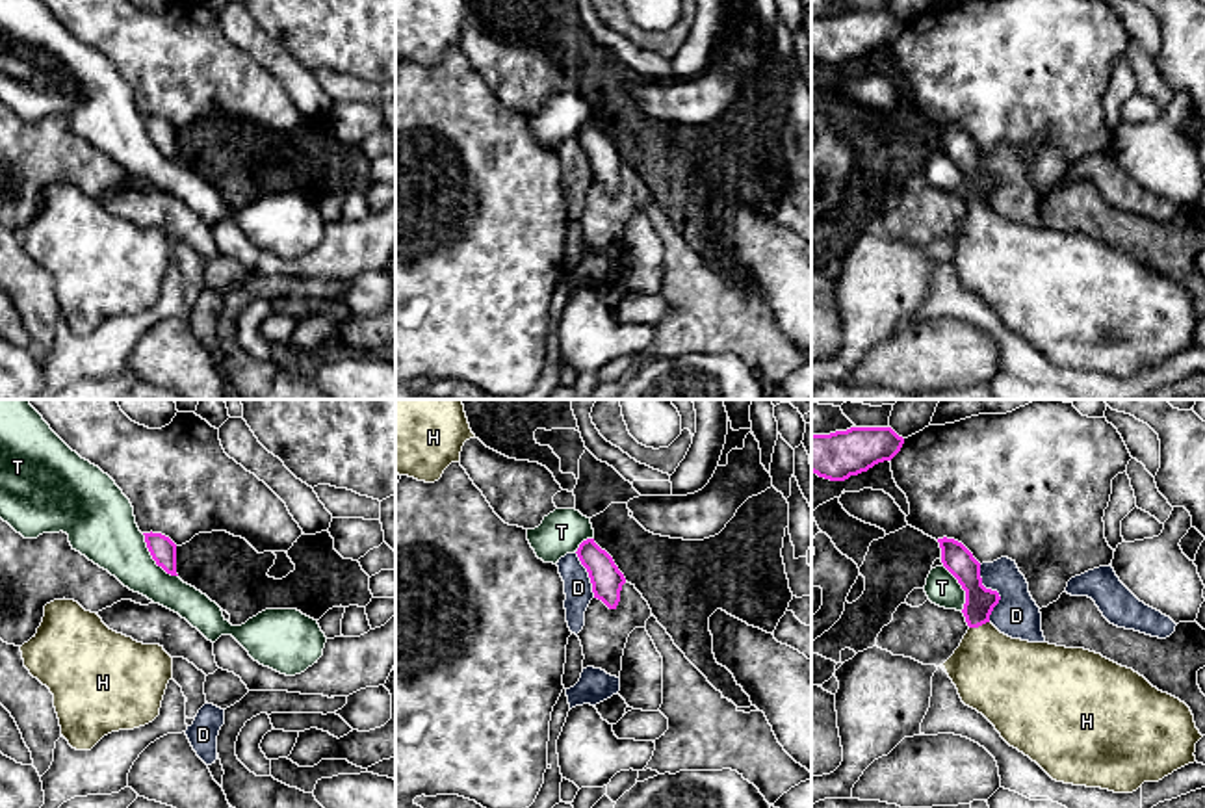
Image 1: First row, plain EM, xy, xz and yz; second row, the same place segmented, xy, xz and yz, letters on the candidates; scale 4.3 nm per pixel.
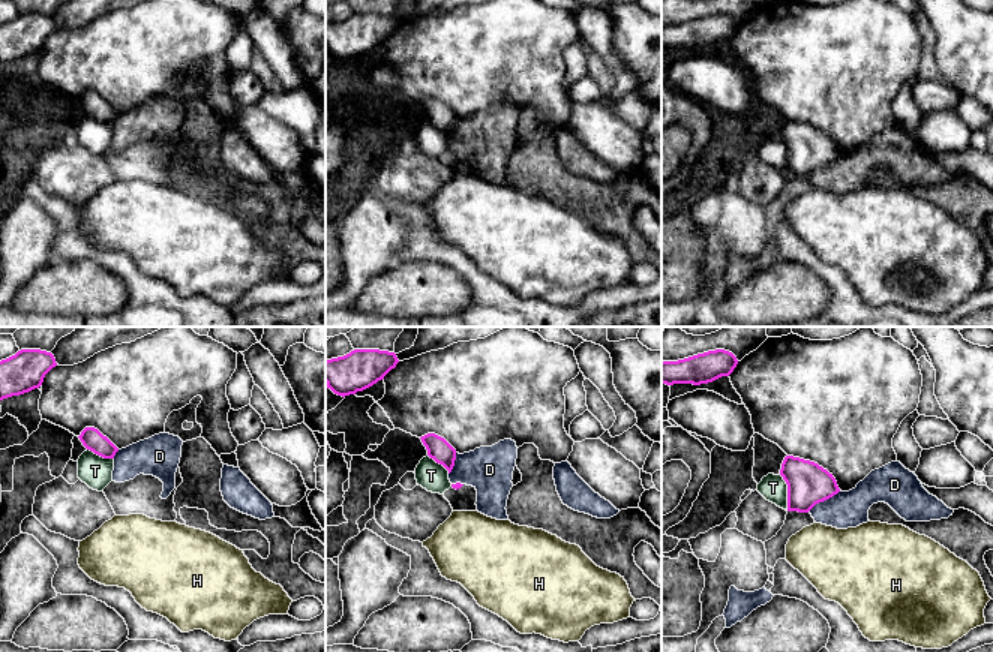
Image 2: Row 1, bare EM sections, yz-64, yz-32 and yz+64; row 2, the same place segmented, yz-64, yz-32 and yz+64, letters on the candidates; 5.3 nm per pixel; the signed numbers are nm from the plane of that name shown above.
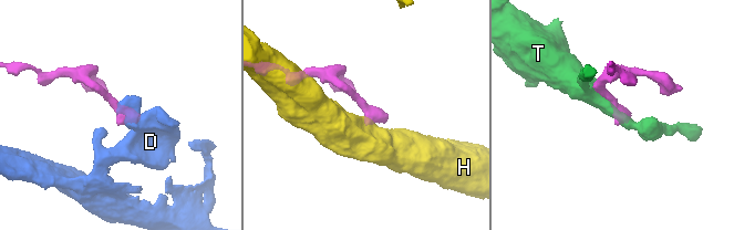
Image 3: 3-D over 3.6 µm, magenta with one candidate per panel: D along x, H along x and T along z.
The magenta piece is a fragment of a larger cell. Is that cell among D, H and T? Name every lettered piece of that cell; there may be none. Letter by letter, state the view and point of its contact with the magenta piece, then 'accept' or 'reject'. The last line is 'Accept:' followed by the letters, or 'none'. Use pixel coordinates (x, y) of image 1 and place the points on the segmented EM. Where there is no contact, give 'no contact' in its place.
D: yz (996, 591) | reject
H: yz (979, 625) | accept
T: xy (153, 558) | reject
Accept: H

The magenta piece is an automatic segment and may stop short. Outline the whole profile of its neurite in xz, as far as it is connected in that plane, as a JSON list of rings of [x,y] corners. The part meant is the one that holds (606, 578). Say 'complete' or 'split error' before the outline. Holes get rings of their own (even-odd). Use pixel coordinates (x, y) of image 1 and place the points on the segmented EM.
complete | [[[594,539],[583,541],[576,554],[589,572],[594,598],[602,600],[609,609],[616,609],[626,578],[613,557]]]

